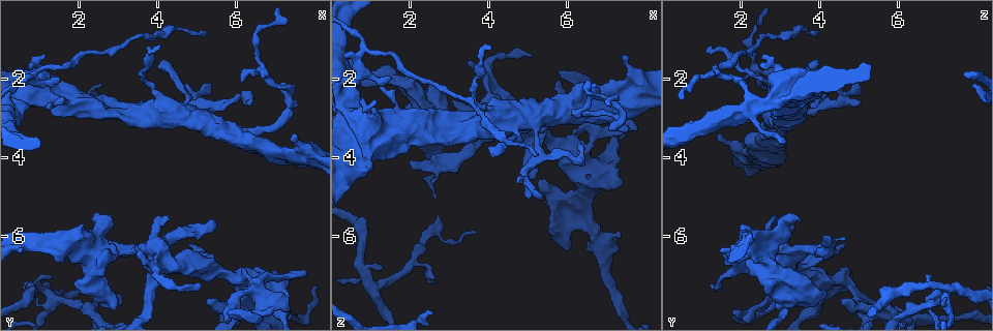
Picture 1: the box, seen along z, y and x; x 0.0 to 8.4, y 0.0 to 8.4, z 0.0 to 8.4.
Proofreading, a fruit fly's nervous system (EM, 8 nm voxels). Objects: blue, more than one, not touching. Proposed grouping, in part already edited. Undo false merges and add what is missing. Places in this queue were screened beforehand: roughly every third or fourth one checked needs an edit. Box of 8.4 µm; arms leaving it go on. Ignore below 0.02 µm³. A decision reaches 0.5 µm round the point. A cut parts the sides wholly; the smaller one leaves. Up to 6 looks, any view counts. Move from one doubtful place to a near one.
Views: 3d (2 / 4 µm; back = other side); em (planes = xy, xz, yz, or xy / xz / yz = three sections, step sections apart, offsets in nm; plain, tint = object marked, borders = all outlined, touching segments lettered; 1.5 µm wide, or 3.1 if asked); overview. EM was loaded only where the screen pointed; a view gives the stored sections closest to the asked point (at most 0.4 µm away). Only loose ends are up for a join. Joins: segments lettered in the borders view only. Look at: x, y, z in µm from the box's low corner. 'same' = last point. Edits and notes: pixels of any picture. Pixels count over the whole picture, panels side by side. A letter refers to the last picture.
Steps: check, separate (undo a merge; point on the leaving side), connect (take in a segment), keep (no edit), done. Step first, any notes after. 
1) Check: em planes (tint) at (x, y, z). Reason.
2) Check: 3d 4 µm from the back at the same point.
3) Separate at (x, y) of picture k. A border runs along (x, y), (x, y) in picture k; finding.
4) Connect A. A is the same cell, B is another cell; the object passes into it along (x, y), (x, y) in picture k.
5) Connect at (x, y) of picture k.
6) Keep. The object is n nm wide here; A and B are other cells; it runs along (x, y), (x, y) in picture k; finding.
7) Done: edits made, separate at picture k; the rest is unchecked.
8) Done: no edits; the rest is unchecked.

Check: 3d 4 µm at (3.90, 2.15, 2.65). Sudden change in width.

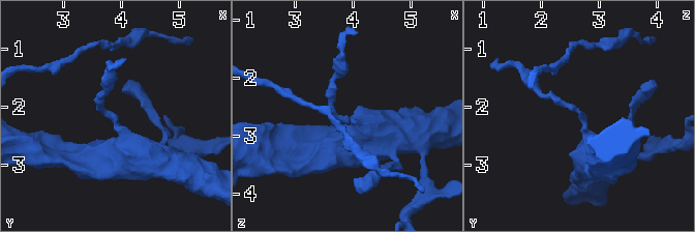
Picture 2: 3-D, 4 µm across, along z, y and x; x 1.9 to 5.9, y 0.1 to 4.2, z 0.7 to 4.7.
Check: em xz step 4 (tint) at (3.90, 2.15, 2.70). Now the EM.

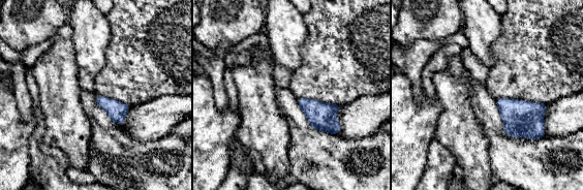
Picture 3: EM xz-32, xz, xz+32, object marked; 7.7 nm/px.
Check: em planes (borders) at the same point. Another direction.

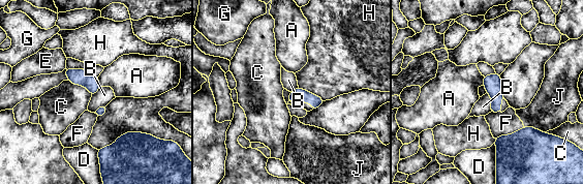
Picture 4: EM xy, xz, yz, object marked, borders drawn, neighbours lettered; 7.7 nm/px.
Keep. A, B, C, D, E, F, G, H and J are other cells; a border runs along (97, 78), (100, 86) in picture 4; one neuron here.

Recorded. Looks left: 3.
Check: 3d 4 µm at (7.80, 6.90, 3.35). An open end.

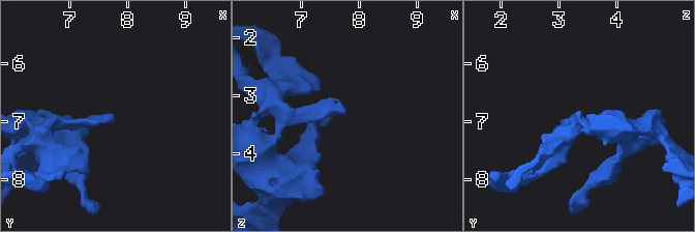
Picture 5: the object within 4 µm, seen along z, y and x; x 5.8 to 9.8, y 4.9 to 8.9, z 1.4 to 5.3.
Check: em planes (borders) at (7.75, 6.90, 3.30).

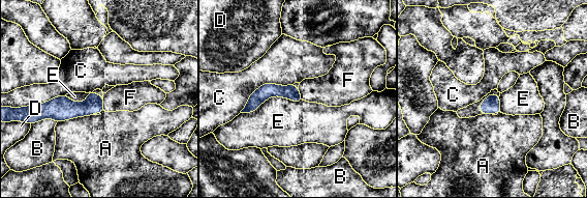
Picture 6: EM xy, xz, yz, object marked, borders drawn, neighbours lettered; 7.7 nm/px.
Connect F. The object is 110 nm wide here; F is the same cell, A, B, C, D and E are other cells; it goes on there.

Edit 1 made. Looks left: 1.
Check: em planes (borders) at (2.40, 5.90, 2.70). An open end.

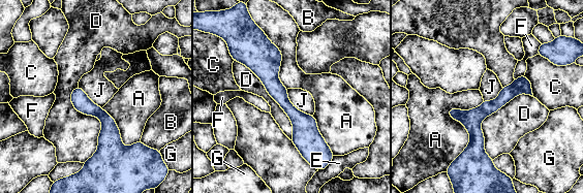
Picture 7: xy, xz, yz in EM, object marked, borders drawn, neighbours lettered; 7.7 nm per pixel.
Keep. A, B, C, D, E, F, G and J are other cells; it runs along (259, 43), (271, 83), (324, 149) in picture 7; no lettered segment goes on from it.

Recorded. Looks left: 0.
Done: edits made, connect at picture 6; the rest is unchecked.

